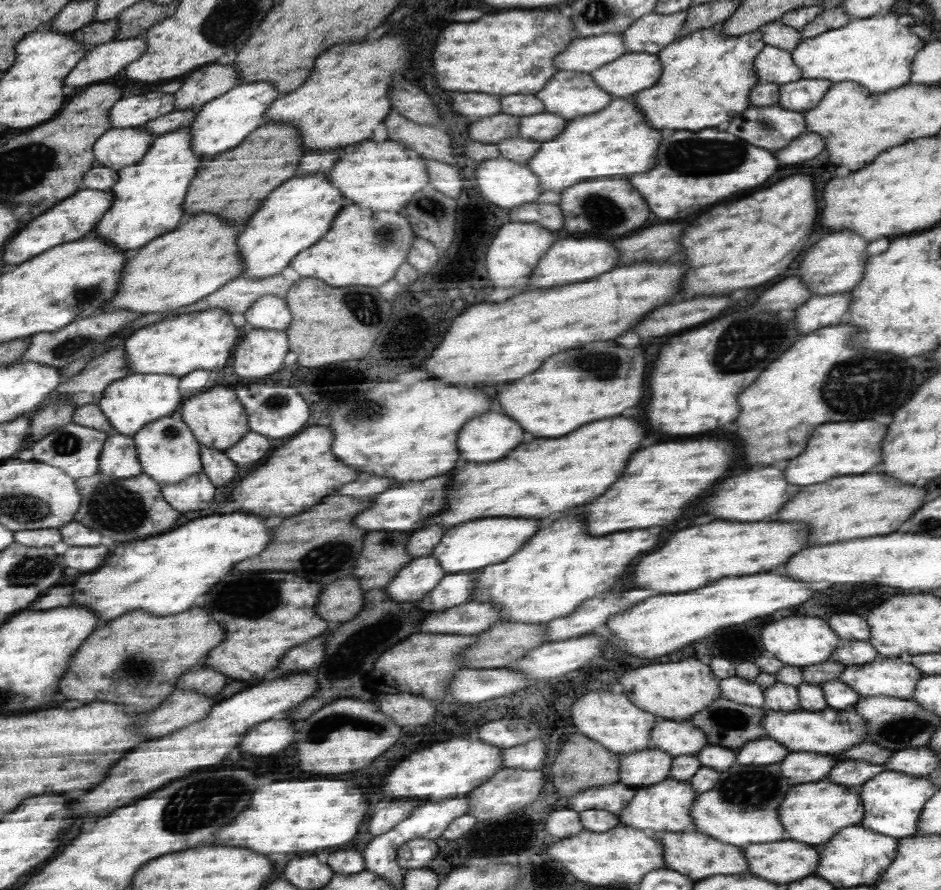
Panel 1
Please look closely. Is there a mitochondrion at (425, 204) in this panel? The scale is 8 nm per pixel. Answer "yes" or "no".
yes

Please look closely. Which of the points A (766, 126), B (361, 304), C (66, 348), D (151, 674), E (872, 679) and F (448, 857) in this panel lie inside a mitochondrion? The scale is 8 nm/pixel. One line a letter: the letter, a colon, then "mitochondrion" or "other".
A: mitochondrion
B: mitochondrion
C: mitochondrion
D: mitochondrion
E: other
F: other

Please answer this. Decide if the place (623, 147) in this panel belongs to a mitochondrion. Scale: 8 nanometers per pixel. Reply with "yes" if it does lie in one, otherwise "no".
no

